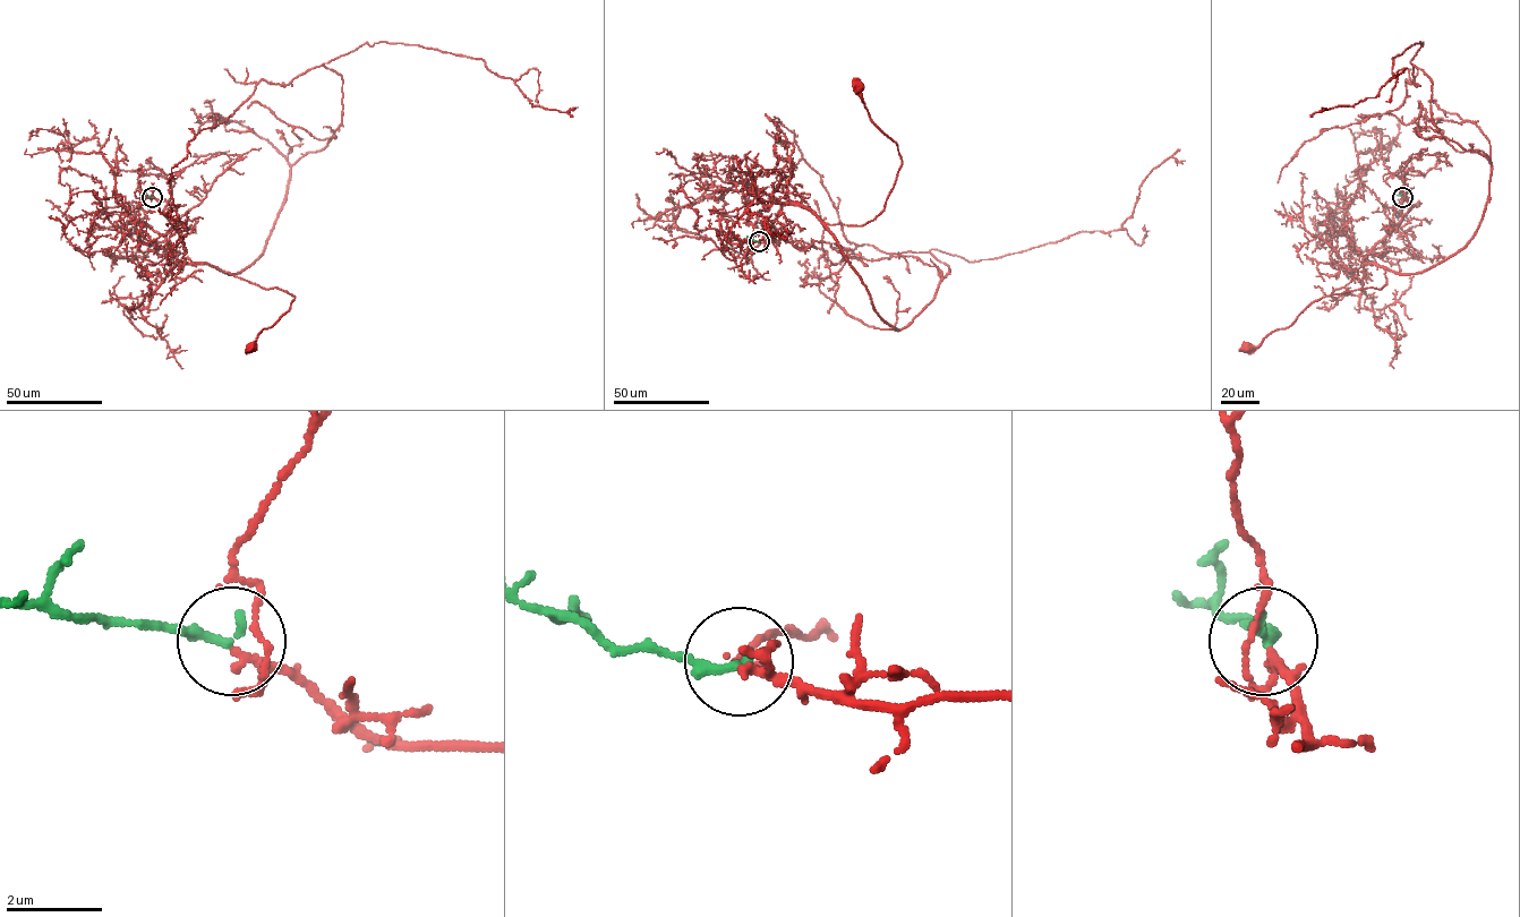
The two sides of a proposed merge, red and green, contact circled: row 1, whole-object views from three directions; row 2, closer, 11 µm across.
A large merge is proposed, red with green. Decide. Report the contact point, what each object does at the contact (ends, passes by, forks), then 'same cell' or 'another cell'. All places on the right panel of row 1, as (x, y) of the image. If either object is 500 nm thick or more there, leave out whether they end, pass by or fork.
at (1402, 197); red passes by; green ends there; same cell

